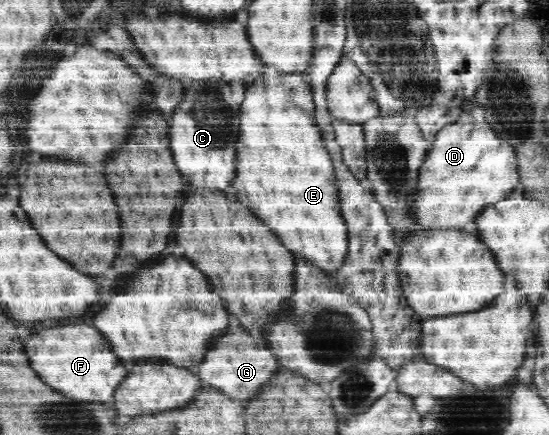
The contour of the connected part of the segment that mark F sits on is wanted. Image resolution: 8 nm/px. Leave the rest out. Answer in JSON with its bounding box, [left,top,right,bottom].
[26,326,128,402]

